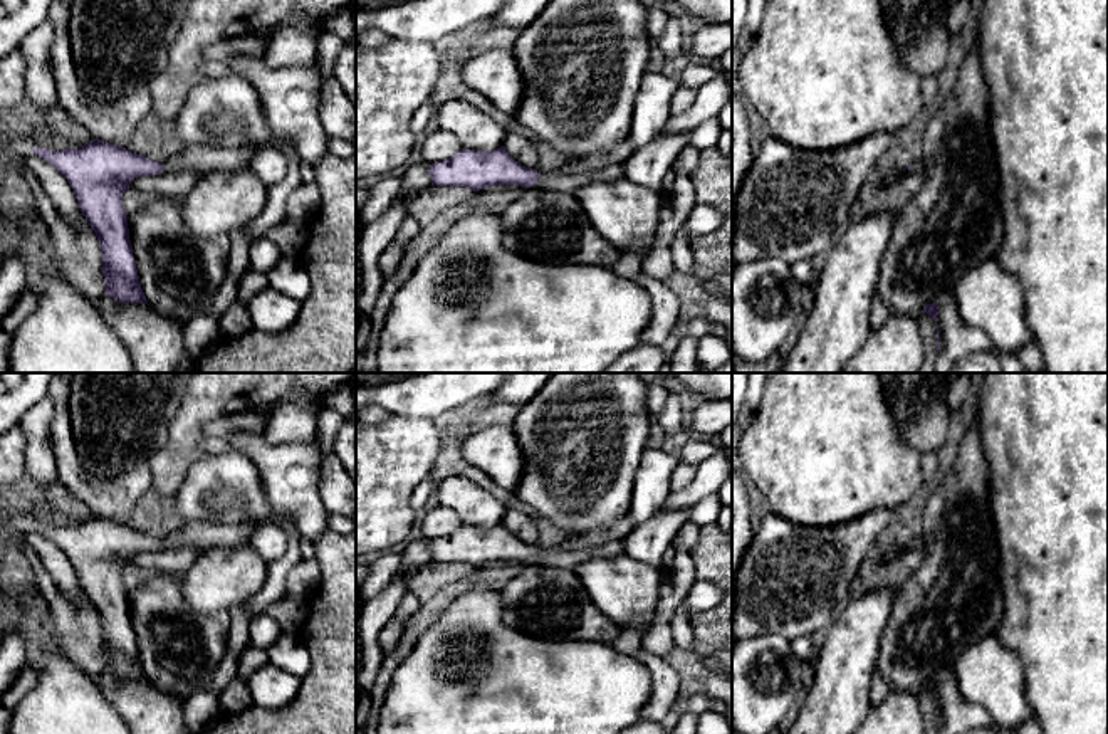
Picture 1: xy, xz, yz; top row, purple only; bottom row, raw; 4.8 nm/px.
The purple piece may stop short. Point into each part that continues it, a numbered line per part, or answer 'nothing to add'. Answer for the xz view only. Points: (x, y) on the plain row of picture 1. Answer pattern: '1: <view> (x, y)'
1: xz (559, 558)

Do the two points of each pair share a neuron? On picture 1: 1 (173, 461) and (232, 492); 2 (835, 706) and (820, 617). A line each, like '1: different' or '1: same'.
1: different
2: different

